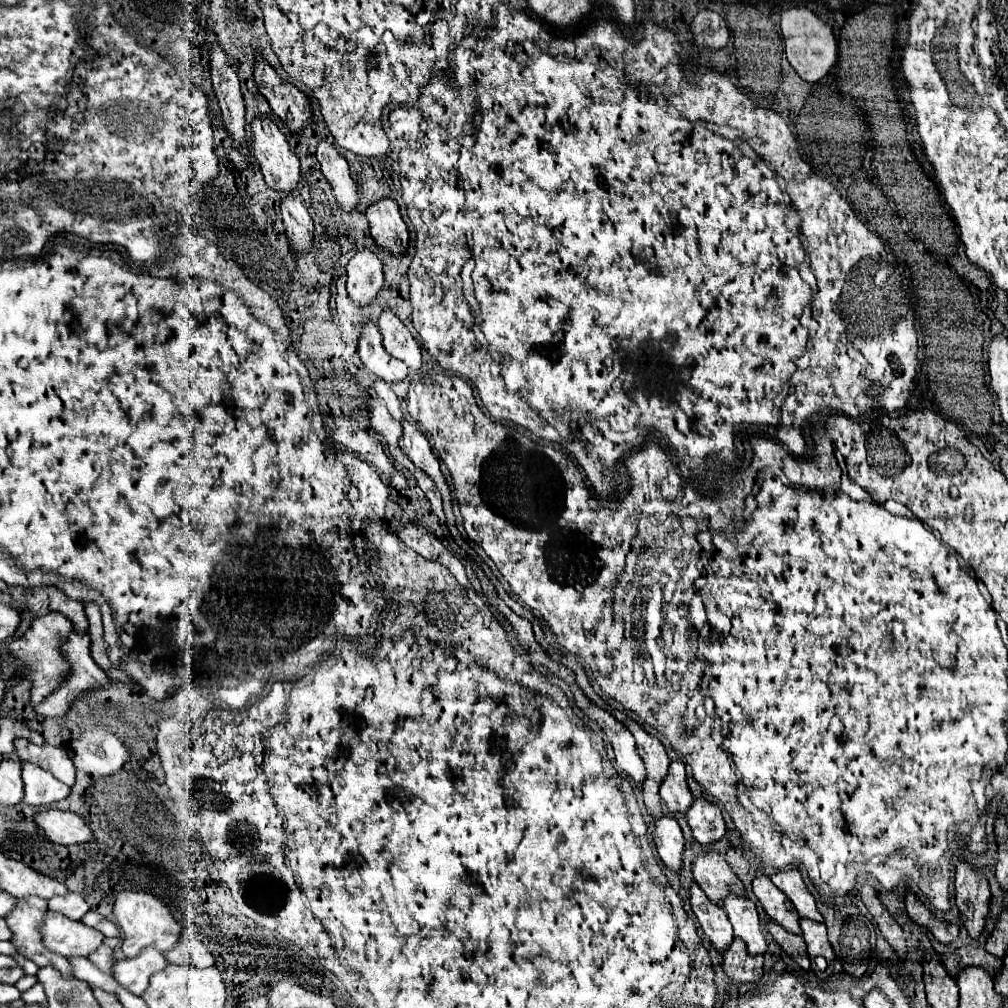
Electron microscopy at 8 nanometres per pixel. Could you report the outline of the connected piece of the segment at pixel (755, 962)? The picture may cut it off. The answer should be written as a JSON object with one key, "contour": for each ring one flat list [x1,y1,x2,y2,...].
{"contour":[[734,939,730,949,722,957,722,969,732,981,738,983,758,981,762,977,762,955,750,957,750,953,746,953,746,945]]}

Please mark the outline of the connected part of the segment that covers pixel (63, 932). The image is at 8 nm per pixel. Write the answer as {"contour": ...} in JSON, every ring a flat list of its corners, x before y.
{"contour":[[46,911,44,921,40,923,42,943,52,949,54,953,60,953,64,957,88,957,92,951,96,951,104,939,102,933,96,929,84,925,82,921,68,919,62,913]]}

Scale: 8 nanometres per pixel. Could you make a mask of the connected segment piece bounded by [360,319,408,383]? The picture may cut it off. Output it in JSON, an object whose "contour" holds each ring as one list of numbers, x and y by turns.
{"contour":[[370,319,364,321,364,331,360,337,360,359,370,373,386,383,398,383,408,377,406,365,402,365,402,361,394,361,382,349,382,335,376,323]]}

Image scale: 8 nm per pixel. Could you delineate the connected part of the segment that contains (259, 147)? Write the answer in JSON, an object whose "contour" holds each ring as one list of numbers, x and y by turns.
{"contour":[[268,117,252,121,252,151,270,189,290,195,300,181,300,163,282,131]]}

